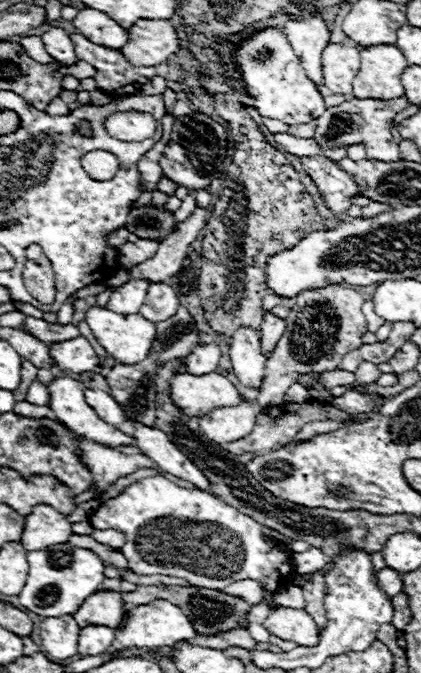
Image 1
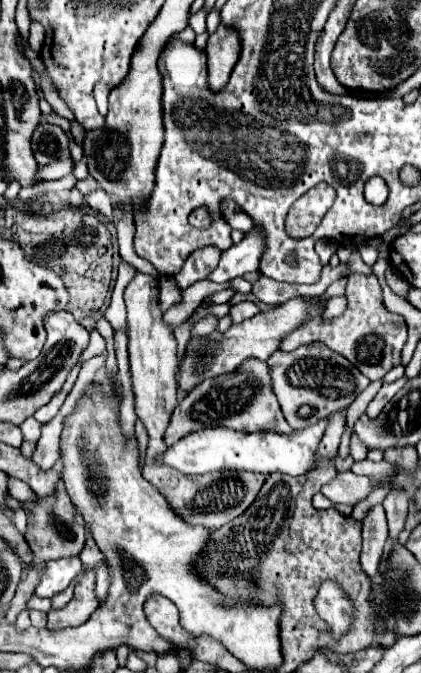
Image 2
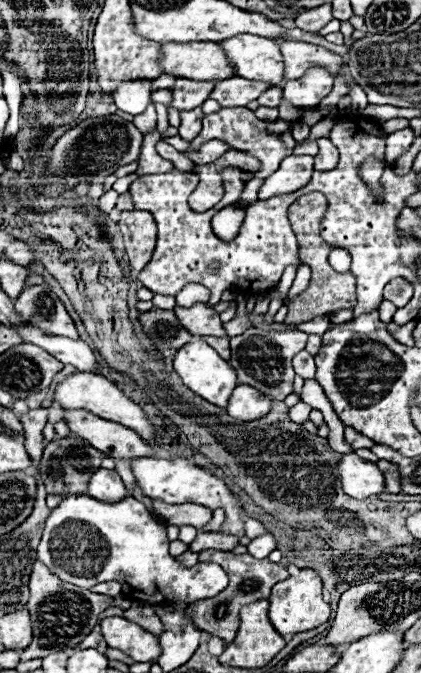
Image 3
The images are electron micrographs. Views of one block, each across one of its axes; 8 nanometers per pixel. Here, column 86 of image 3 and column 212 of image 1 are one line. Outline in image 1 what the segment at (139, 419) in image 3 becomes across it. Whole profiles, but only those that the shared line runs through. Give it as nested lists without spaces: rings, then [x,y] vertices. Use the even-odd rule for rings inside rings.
[[[210,372],[204,376],[176,374],[172,378],[172,400],[188,416],[202,416],[214,408],[238,406],[242,396],[238,388],[222,374]]]

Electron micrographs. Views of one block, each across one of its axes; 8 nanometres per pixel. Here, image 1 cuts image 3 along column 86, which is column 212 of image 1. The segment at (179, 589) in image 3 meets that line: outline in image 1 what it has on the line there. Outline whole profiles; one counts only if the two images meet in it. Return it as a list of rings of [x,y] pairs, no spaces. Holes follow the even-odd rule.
[[[150,476],[130,484],[122,494],[108,500],[96,512],[88,516],[92,528],[114,528],[126,534],[126,544],[122,554],[128,558],[128,566],[136,574],[164,574],[184,578],[202,588],[222,590],[236,580],[256,580],[268,592],[278,592],[292,578],[294,568],[290,560],[290,552],[284,546],[278,546],[274,540],[262,534],[262,524],[254,518],[238,512],[234,506],[226,504],[214,494],[208,494],[198,488],[180,488],[166,480],[164,476]]]

